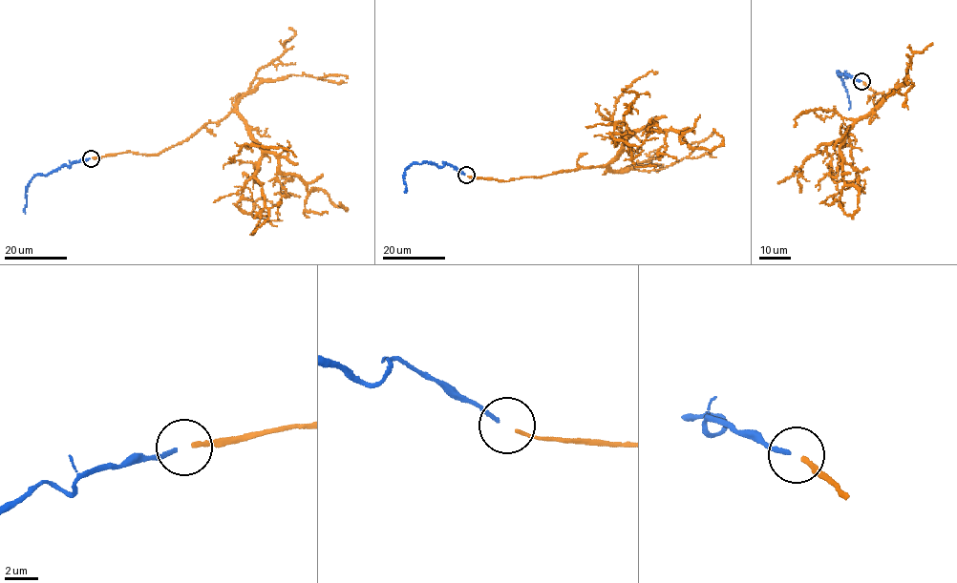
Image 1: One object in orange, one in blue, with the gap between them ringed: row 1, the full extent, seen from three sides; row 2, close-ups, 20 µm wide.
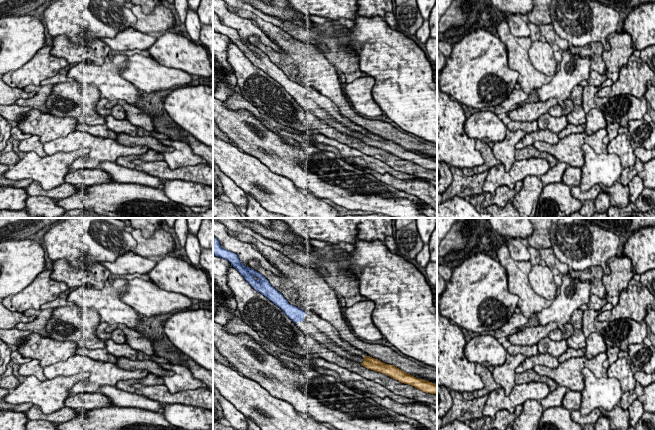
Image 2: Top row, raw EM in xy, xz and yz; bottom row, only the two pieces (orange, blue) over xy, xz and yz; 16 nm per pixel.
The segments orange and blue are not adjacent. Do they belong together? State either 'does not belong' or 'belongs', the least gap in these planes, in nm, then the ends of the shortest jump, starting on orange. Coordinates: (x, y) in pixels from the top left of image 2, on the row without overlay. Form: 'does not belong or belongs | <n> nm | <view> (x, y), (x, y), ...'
belongs | 1150 nm | xz (364, 132), (303, 96)

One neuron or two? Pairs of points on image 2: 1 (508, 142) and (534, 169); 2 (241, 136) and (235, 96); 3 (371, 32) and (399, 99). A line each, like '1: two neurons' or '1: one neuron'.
1: two neurons
2: two neurons
3: one neuron

